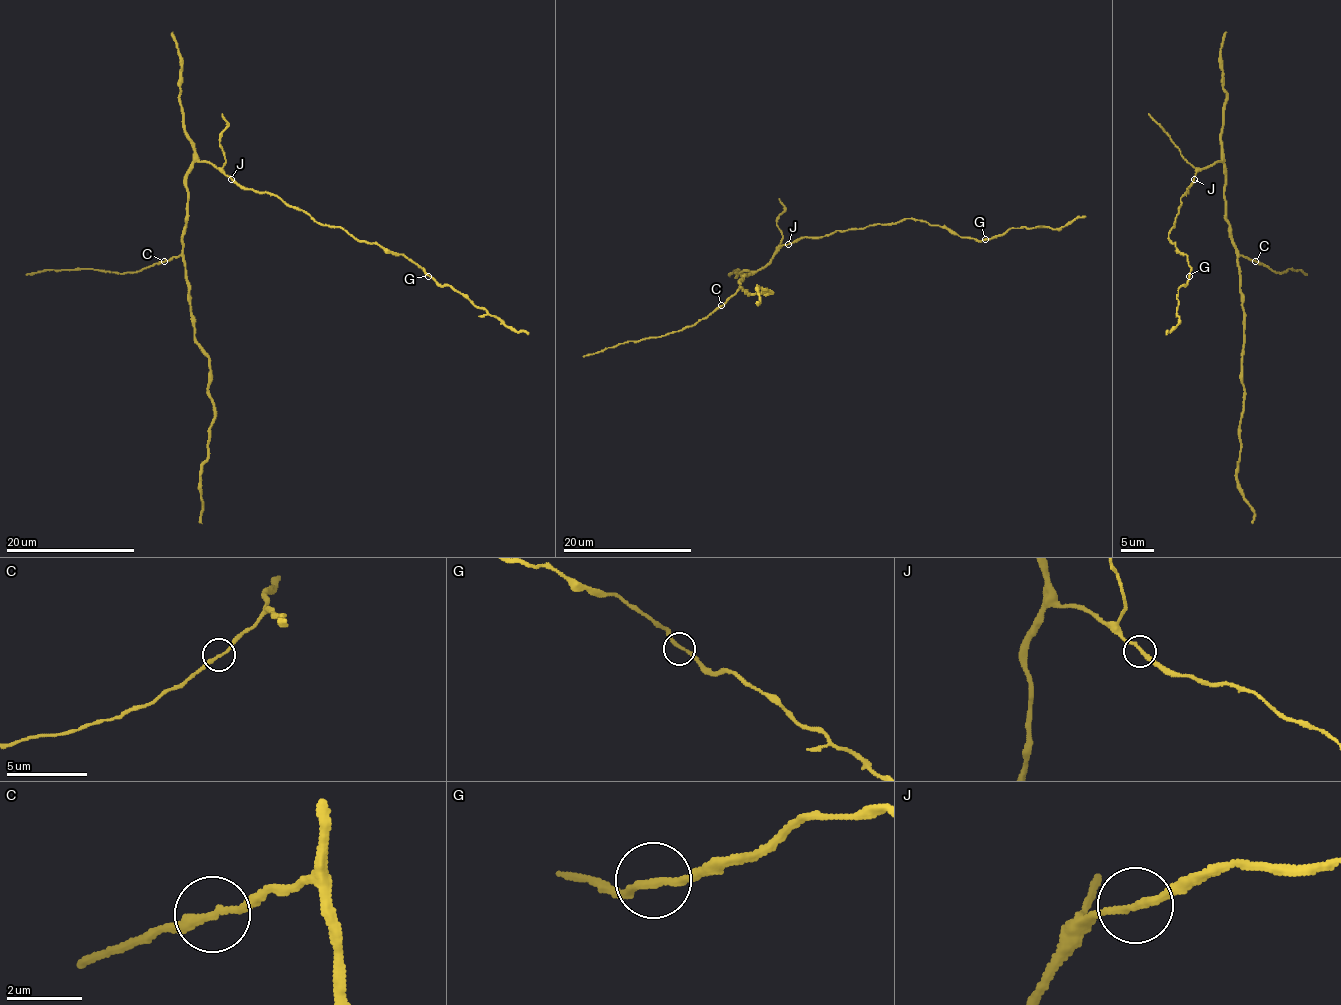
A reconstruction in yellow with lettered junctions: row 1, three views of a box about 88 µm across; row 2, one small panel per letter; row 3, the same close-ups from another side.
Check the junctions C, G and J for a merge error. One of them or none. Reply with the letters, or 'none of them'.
none of them

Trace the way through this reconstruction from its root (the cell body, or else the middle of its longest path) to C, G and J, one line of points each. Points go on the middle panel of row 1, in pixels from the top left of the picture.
C: (765, 265), (743, 274), (740, 287), (720, 305)
G: (765, 265), (783, 245), (801, 237), (822, 237), (907, 218), (938, 224), (962, 237), (985, 239)
J: (765, 265), (788, 244)

